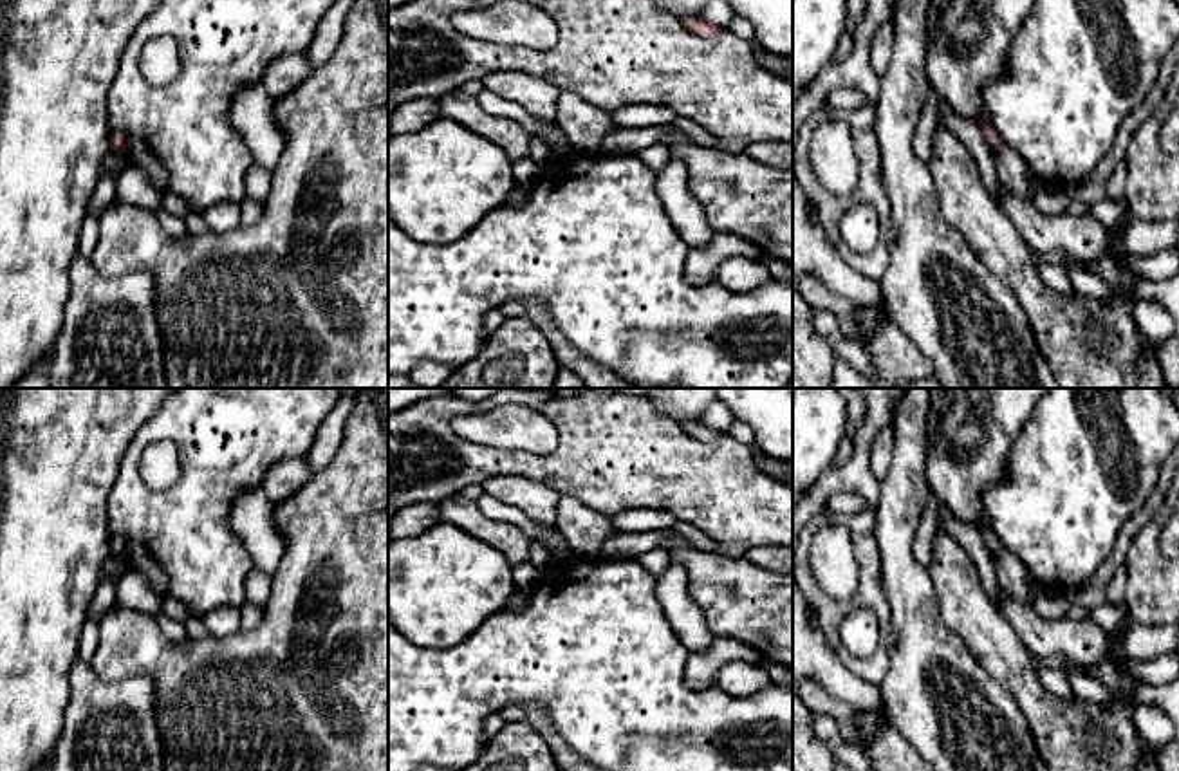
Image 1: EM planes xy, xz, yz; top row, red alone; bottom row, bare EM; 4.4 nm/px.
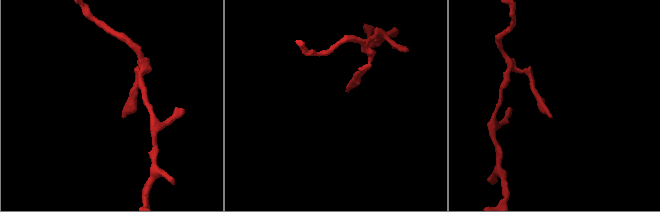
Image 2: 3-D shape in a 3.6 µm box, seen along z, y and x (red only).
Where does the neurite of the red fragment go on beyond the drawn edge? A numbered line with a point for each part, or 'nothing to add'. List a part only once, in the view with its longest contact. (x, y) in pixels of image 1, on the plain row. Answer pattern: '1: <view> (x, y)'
nothing to add

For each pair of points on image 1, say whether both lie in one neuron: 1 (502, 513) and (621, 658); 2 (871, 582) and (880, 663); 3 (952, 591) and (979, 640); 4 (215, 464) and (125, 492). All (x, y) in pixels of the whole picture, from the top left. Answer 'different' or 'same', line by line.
1: different
2: same
3: same
4: same

